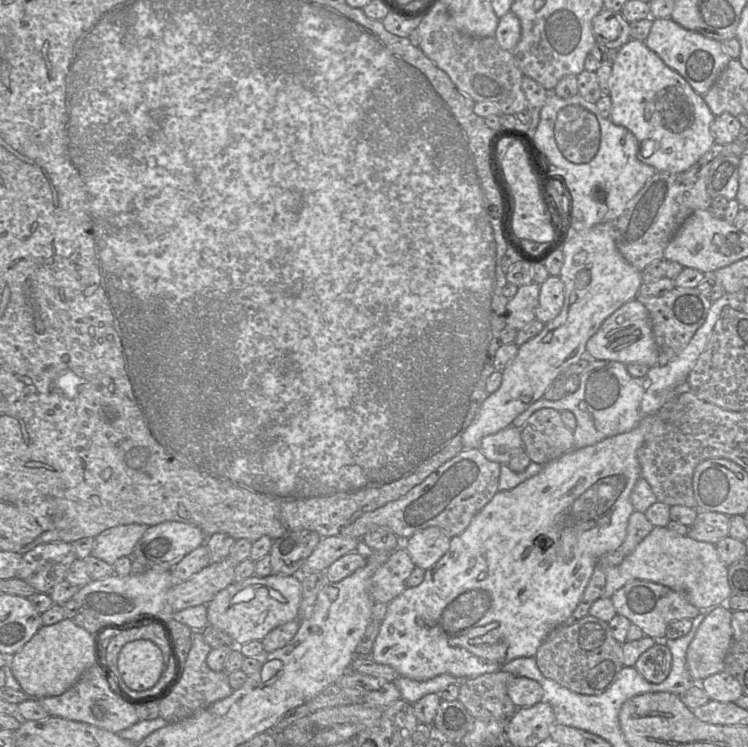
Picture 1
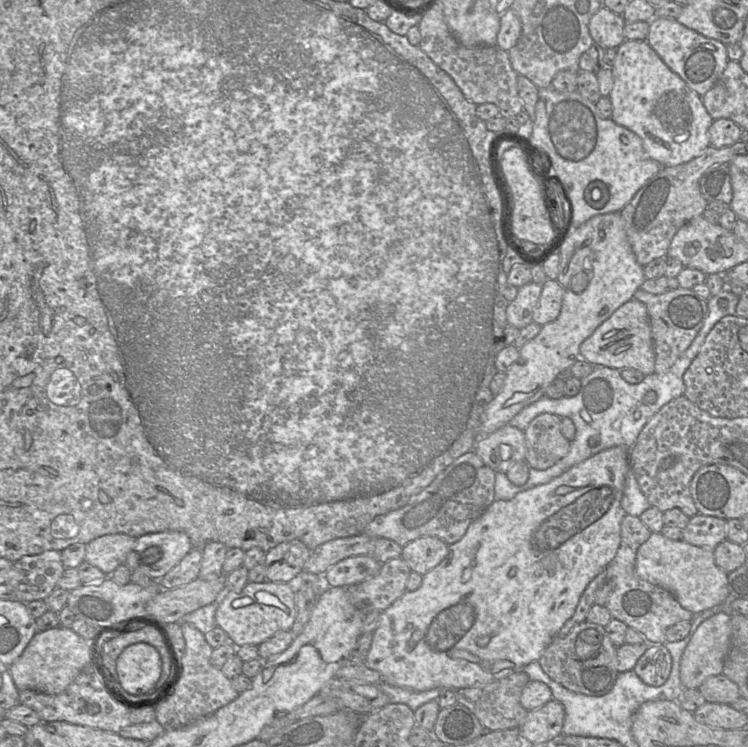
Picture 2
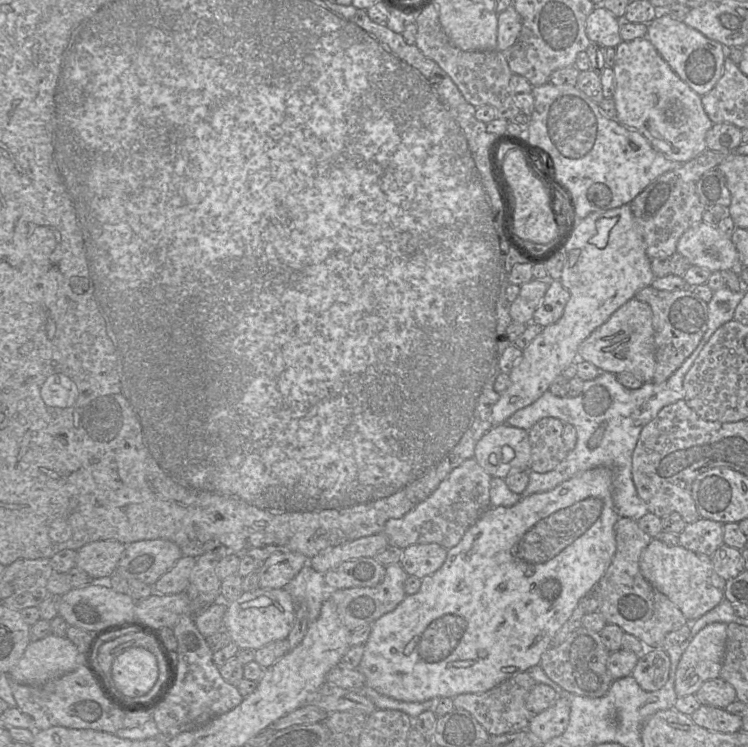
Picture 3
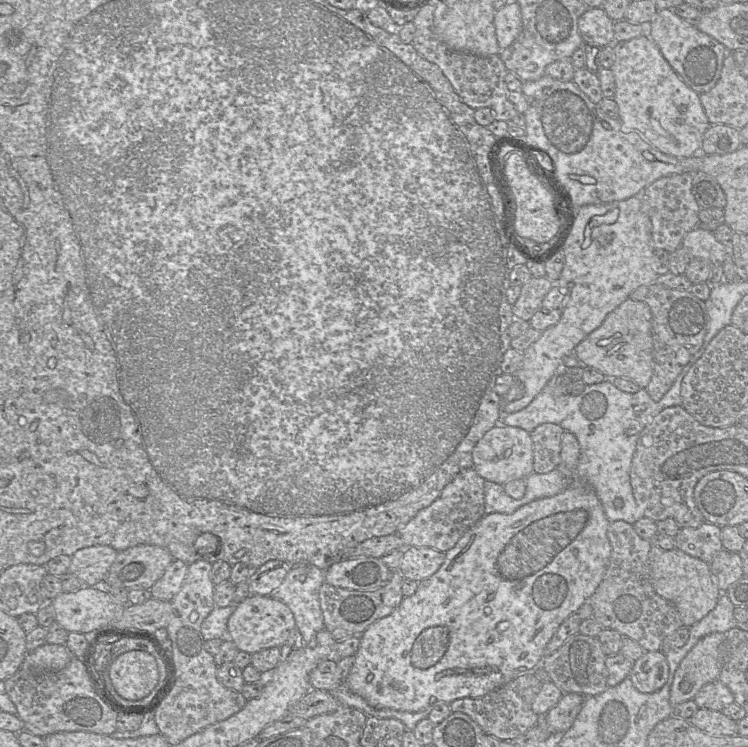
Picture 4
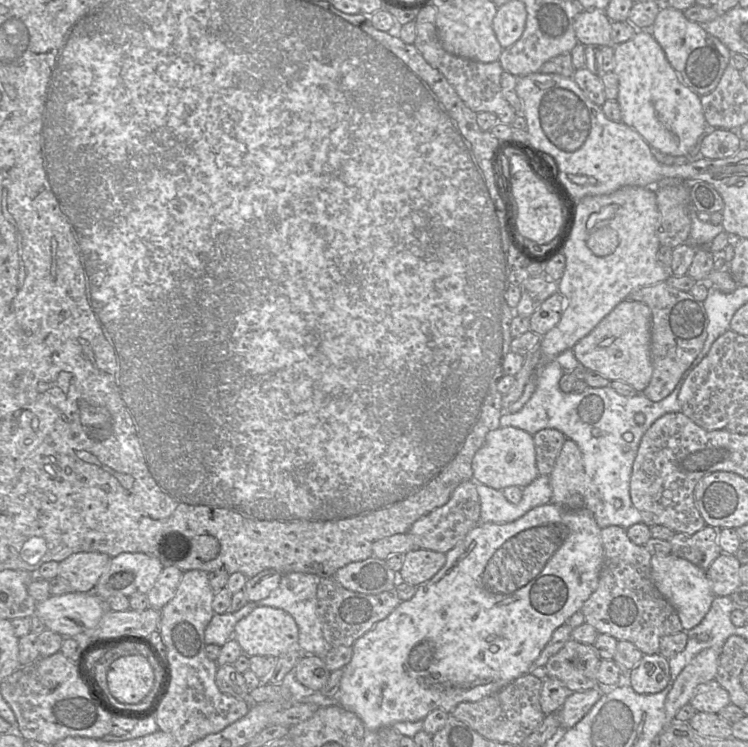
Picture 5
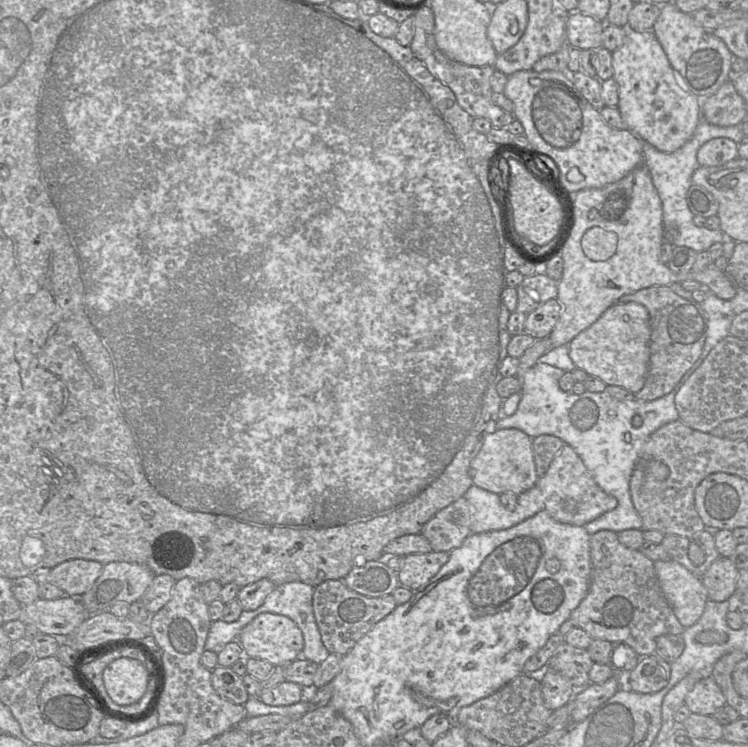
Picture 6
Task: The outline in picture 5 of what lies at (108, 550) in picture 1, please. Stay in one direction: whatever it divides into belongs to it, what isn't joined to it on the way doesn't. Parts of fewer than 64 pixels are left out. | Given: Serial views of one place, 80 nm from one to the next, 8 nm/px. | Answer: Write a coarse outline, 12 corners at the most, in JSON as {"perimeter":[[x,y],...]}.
{"perimeter":[[101,552],[74,553],[58,576],[73,592],[93,592],[110,560]]}

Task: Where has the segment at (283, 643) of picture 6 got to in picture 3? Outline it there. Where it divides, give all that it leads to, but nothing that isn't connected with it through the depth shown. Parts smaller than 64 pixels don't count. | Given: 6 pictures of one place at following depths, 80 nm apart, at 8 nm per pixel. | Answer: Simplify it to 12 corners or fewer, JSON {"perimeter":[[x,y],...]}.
{"perimeter":[[257,588],[226,604],[223,628],[240,649],[286,639],[295,603]]}

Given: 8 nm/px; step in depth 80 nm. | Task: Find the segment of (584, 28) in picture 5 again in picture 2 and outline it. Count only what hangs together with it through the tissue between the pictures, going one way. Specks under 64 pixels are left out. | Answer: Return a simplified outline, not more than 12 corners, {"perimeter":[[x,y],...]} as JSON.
{"perimeter":[[602,6],[589,21],[593,41],[605,49],[625,41],[622,15]]}

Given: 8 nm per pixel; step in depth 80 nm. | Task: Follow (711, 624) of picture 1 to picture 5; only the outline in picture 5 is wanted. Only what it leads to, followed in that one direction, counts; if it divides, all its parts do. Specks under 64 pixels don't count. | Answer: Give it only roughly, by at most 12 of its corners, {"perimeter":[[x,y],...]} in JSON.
{"perimeter":[[704,649],[680,672],[665,701],[667,725],[700,685],[716,678],[720,652]]}

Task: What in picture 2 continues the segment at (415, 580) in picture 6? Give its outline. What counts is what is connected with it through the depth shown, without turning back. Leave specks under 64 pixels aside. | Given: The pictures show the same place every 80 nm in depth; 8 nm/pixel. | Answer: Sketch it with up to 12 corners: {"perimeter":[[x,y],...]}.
{"perimeter":[[422,536],[403,546],[401,557],[421,575],[436,567],[449,545]]}

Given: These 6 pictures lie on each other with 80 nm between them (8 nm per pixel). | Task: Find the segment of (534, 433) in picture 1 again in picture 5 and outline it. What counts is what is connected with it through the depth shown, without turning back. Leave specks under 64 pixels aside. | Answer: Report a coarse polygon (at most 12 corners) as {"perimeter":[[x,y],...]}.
{"perimeter":[[557,429],[533,435],[539,475],[550,475],[566,436]]}

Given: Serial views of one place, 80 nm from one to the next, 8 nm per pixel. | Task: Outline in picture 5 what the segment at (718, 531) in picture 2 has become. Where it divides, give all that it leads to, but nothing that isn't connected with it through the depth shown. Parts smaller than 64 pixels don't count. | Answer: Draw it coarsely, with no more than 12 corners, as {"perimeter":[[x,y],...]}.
{"perimeter":[[705,525],[675,533],[671,554],[706,571],[722,553],[718,531]]}

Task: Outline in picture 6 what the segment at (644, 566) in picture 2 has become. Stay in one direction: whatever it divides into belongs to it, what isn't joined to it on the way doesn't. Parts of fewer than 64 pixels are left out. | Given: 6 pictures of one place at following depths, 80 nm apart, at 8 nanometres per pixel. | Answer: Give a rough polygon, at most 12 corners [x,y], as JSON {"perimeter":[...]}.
{"perimeter":[[658,560],[660,588],[688,628],[708,601],[702,580],[673,560]]}

